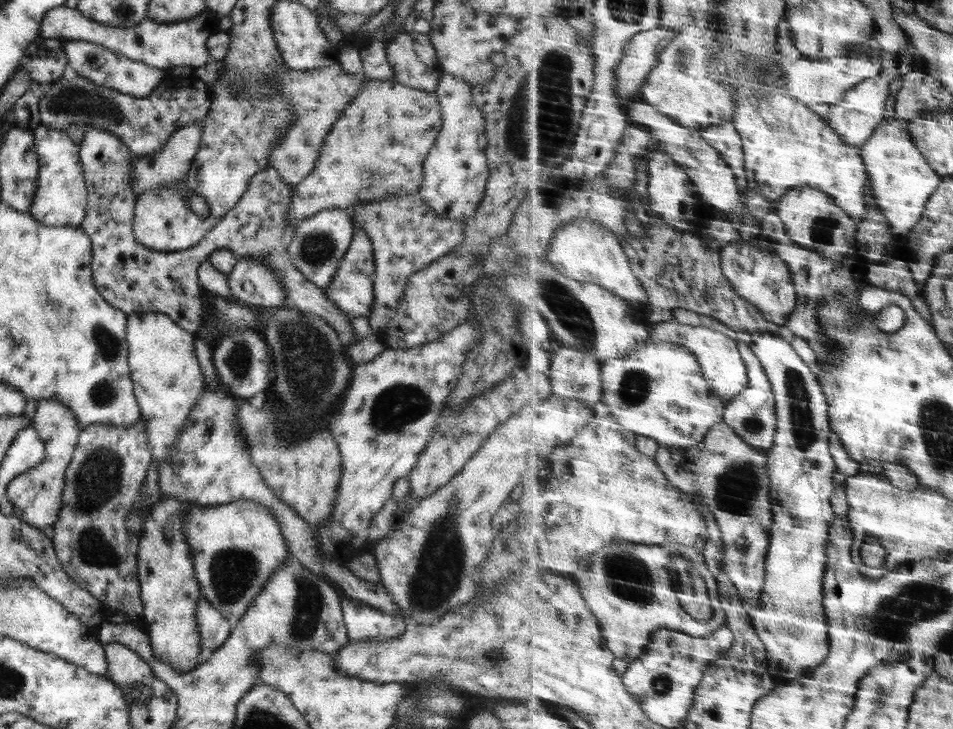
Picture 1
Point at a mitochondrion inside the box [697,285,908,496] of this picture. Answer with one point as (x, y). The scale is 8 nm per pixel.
(802, 430)

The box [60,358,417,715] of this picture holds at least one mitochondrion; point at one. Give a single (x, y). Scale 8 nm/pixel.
(99, 475)

